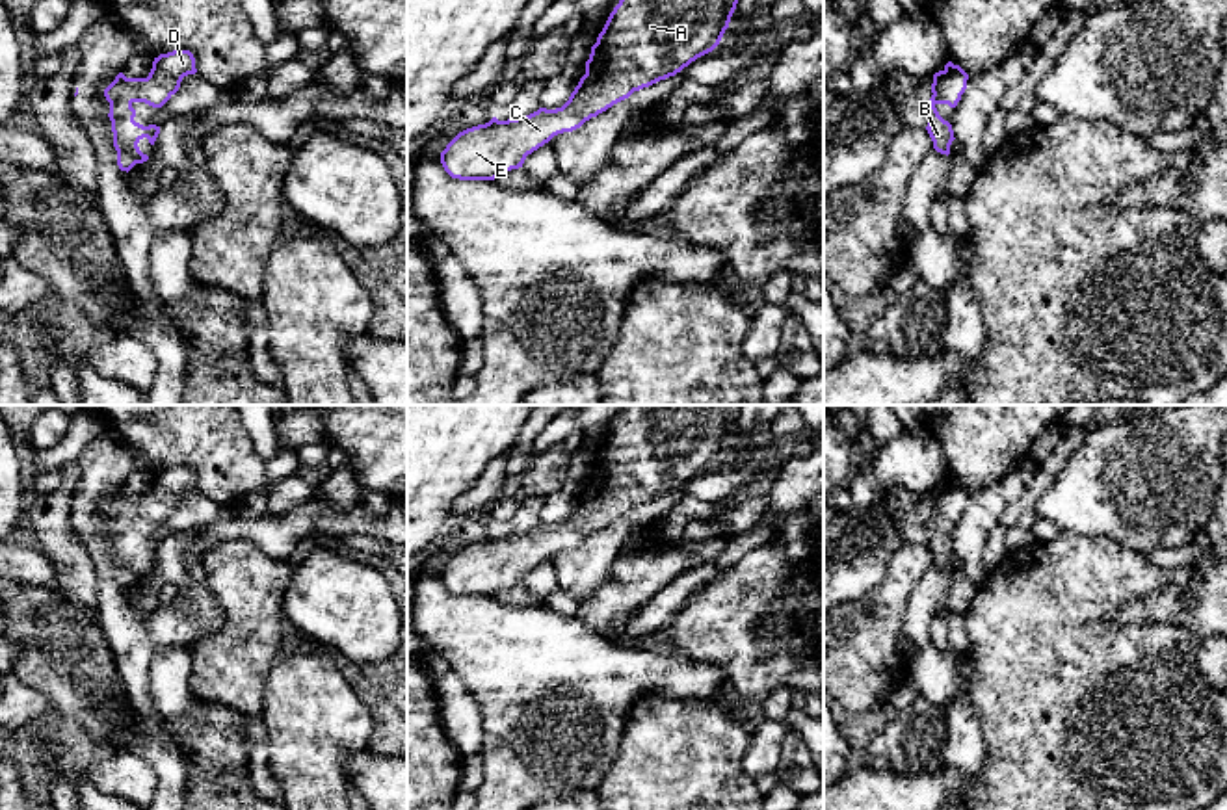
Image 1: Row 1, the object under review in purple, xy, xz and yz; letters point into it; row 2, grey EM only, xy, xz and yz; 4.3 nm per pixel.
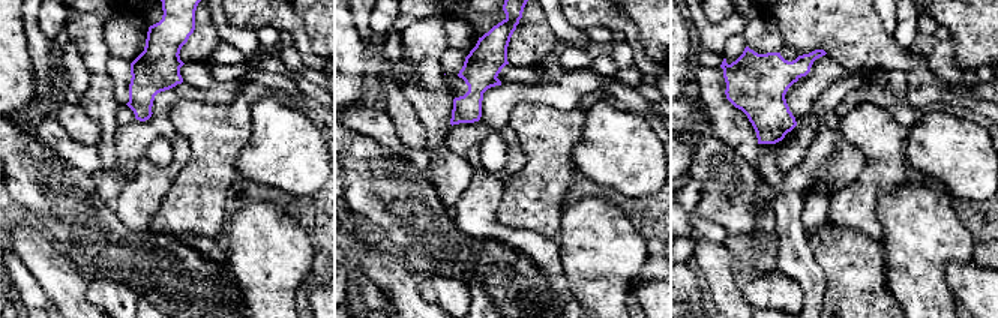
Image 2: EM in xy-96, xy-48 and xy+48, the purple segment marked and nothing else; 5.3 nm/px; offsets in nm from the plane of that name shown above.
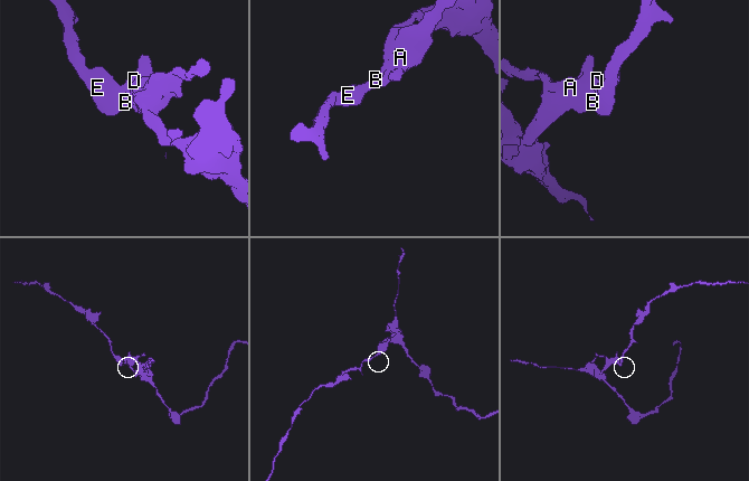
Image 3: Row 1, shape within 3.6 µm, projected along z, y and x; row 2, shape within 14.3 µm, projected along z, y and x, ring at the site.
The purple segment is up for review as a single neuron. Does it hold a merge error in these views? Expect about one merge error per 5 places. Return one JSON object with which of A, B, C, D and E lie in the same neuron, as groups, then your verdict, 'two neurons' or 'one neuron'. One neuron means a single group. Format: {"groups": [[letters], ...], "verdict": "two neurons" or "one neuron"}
{"groups": [["A", "B", "C", "D", "E"]], "verdict": "one neuron"}

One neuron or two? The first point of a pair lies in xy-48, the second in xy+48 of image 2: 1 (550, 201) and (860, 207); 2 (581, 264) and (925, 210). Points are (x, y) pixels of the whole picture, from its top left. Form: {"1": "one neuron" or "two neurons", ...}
{"1": "one neuron", "2": "one neuron"}

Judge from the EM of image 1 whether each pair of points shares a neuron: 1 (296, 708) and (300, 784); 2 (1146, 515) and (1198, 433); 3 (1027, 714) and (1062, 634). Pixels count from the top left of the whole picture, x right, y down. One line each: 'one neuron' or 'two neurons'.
1: one neuron
2: one neuron
3: one neuron

